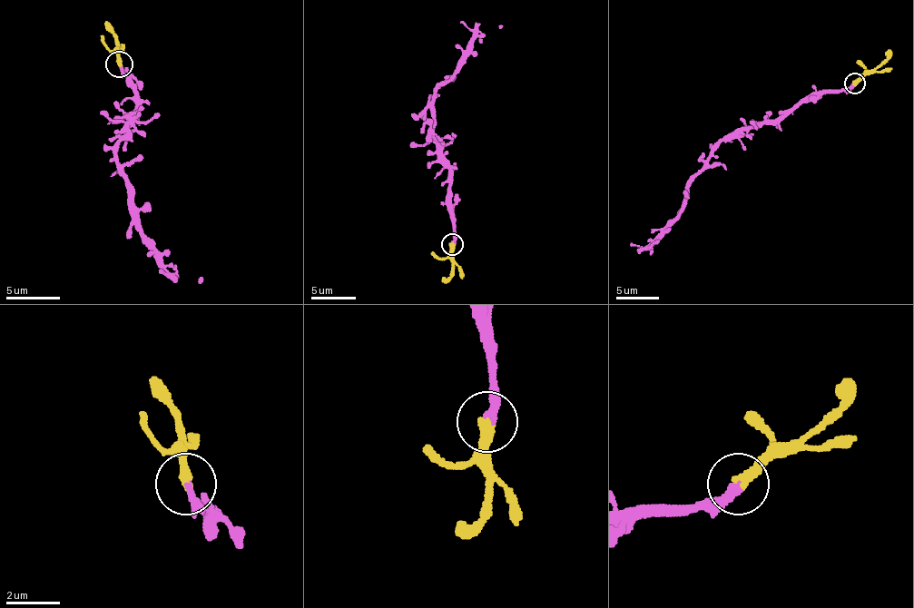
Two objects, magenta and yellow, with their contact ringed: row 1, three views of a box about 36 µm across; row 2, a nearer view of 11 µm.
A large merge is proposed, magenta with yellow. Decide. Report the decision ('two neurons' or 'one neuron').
one neuron

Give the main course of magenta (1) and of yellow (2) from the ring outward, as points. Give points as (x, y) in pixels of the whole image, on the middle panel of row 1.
1: (453, 243), (448, 201), (451, 171), (443, 146), (423, 115), (439, 87), (447, 83), (467, 43), (500, 25)
2: (453, 243), (452, 269), (442, 281)

